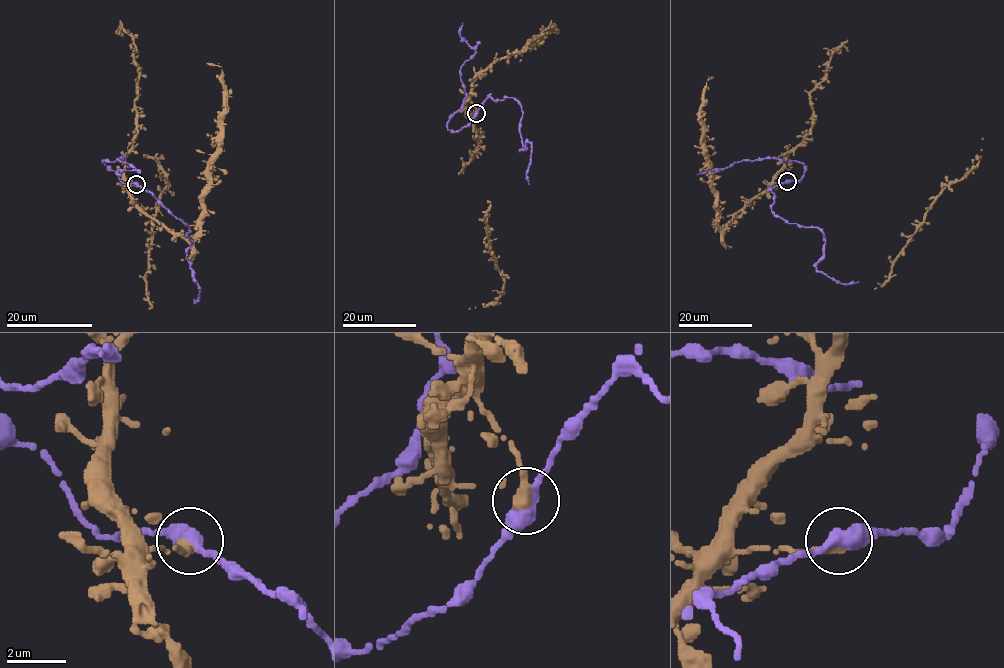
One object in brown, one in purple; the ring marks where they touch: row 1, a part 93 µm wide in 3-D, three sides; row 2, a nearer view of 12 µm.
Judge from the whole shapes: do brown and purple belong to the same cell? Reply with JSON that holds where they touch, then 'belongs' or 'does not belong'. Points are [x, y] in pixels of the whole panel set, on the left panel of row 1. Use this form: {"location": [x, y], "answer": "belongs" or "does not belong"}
{"location": [136, 184], "answer": "does not belong"}

